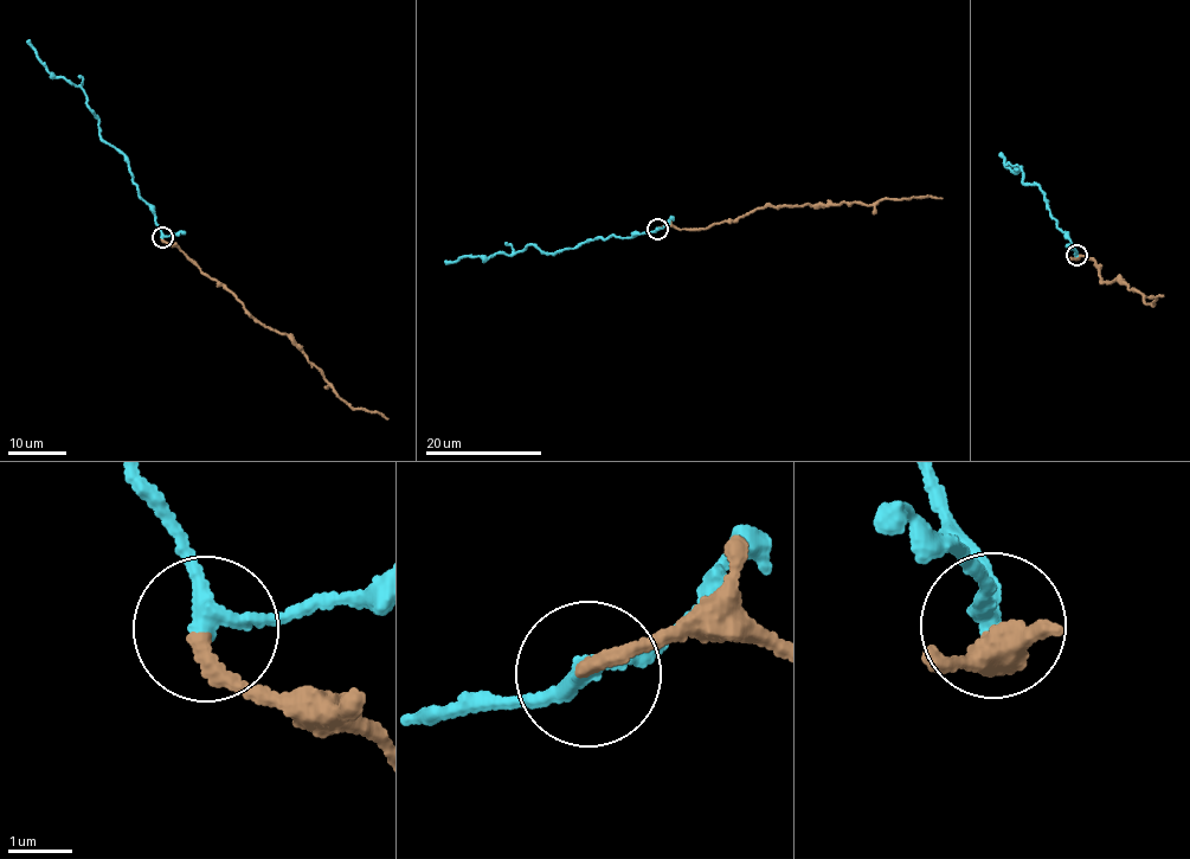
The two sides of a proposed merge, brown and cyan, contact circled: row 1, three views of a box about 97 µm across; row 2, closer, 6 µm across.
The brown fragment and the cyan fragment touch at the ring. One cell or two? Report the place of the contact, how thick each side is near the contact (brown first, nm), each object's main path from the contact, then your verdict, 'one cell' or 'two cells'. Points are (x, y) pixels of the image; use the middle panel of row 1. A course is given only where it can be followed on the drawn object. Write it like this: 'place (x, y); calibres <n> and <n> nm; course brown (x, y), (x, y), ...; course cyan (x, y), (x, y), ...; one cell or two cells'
place (657, 229); calibres 240 and 240 nm; course brown (657, 229), (700, 229), (737, 220), (769, 206), (943, 198); course cyan (657, 229), (635, 236), (599, 237), (552, 255), (531, 244), (512, 255), (495, 252), (487, 258), (445, 261); one cell

